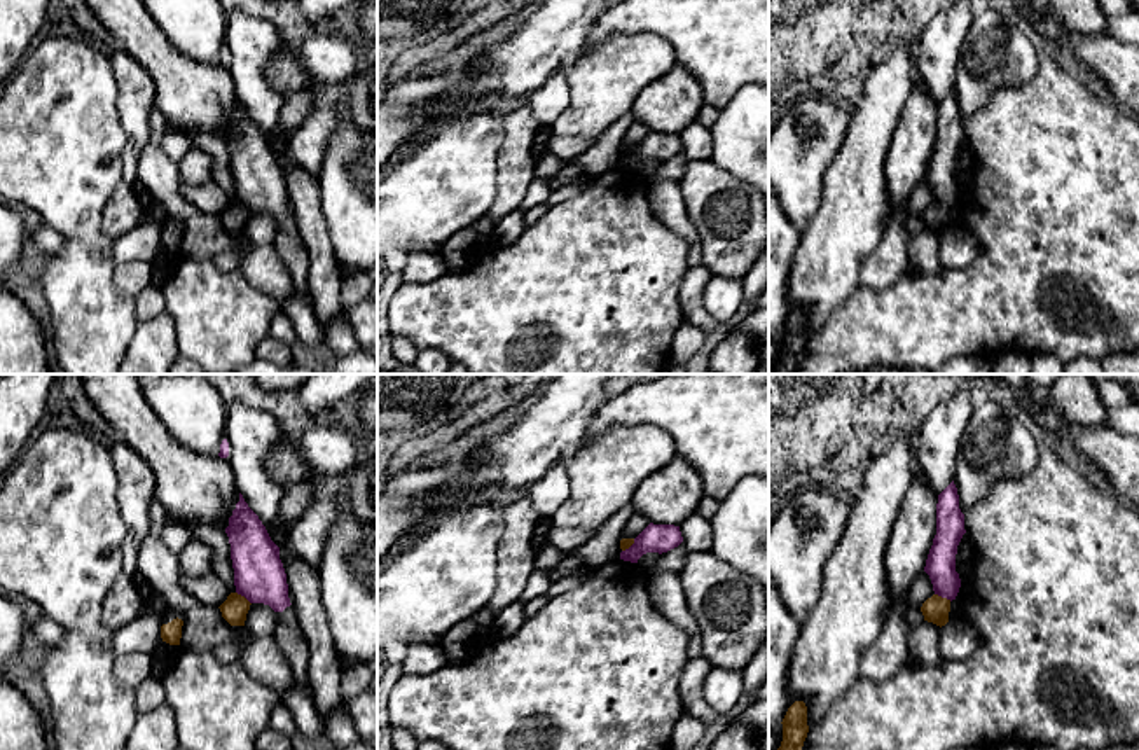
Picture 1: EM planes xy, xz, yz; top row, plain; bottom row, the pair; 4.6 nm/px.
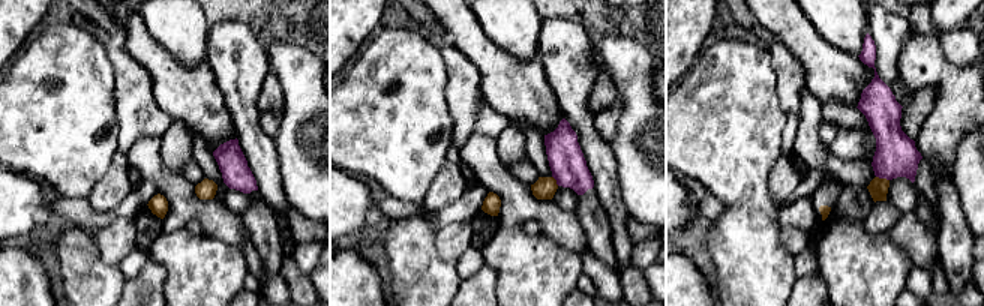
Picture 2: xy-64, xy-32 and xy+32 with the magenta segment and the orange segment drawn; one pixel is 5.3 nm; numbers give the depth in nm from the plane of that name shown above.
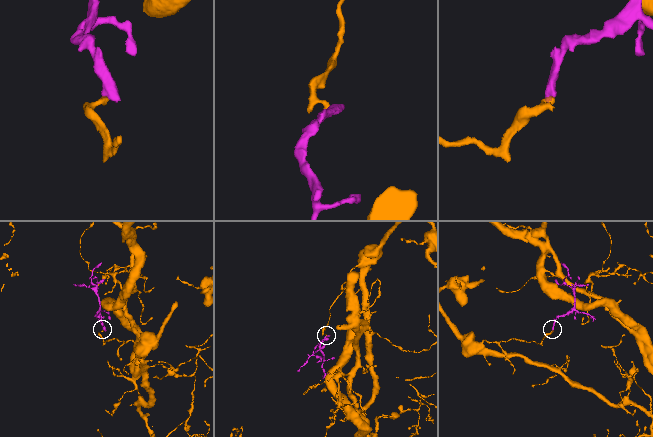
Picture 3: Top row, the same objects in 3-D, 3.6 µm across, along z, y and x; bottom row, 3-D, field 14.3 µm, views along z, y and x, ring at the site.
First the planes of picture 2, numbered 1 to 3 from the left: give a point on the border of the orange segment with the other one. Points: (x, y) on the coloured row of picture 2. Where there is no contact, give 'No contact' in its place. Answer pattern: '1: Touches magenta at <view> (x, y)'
1: No contact
2: Touches magenta at xy-32 (555, 179)
3: Touches magenta at xy+32 (882, 177)

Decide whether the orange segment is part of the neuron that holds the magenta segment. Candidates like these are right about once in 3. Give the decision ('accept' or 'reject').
reject

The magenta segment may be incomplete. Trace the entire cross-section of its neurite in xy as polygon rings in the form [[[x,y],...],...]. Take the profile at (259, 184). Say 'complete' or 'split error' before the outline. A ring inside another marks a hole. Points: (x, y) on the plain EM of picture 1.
split error; [[[241,101],[225,142],[231,152],[236,201],[250,212],[264,212],[276,220],[273,245],[290,273],[295,297],[309,302],[309,255],[288,206],[280,156],[271,149],[266,135]]]

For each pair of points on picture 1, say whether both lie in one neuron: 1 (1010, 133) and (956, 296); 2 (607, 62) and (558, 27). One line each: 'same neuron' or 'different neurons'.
1: same neuron
2: different neurons

